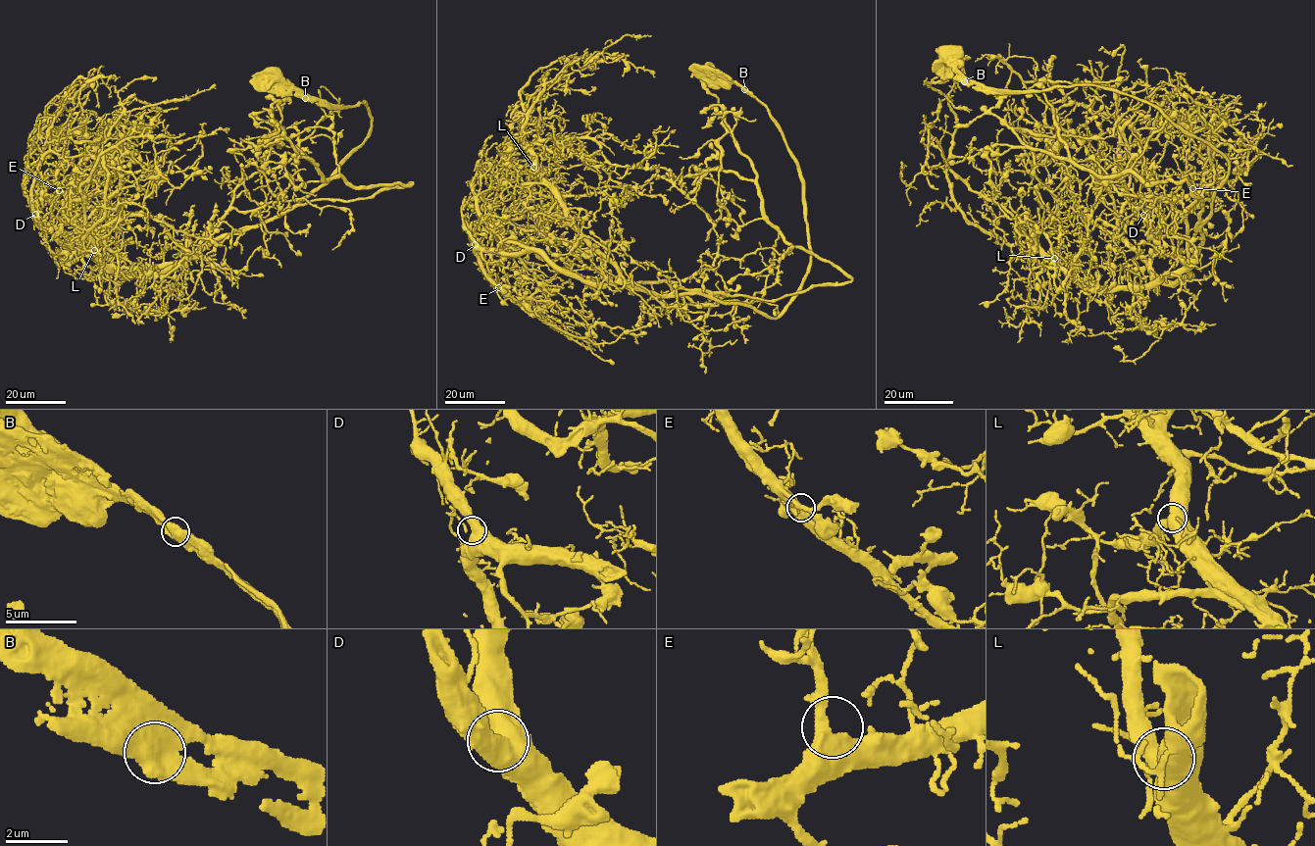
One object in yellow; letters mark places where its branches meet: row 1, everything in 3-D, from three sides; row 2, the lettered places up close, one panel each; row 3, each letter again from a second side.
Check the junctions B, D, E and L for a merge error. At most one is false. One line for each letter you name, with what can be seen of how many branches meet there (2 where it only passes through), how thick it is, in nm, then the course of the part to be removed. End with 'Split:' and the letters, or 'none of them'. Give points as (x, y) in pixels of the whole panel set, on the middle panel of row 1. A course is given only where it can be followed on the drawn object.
Split: none of them

